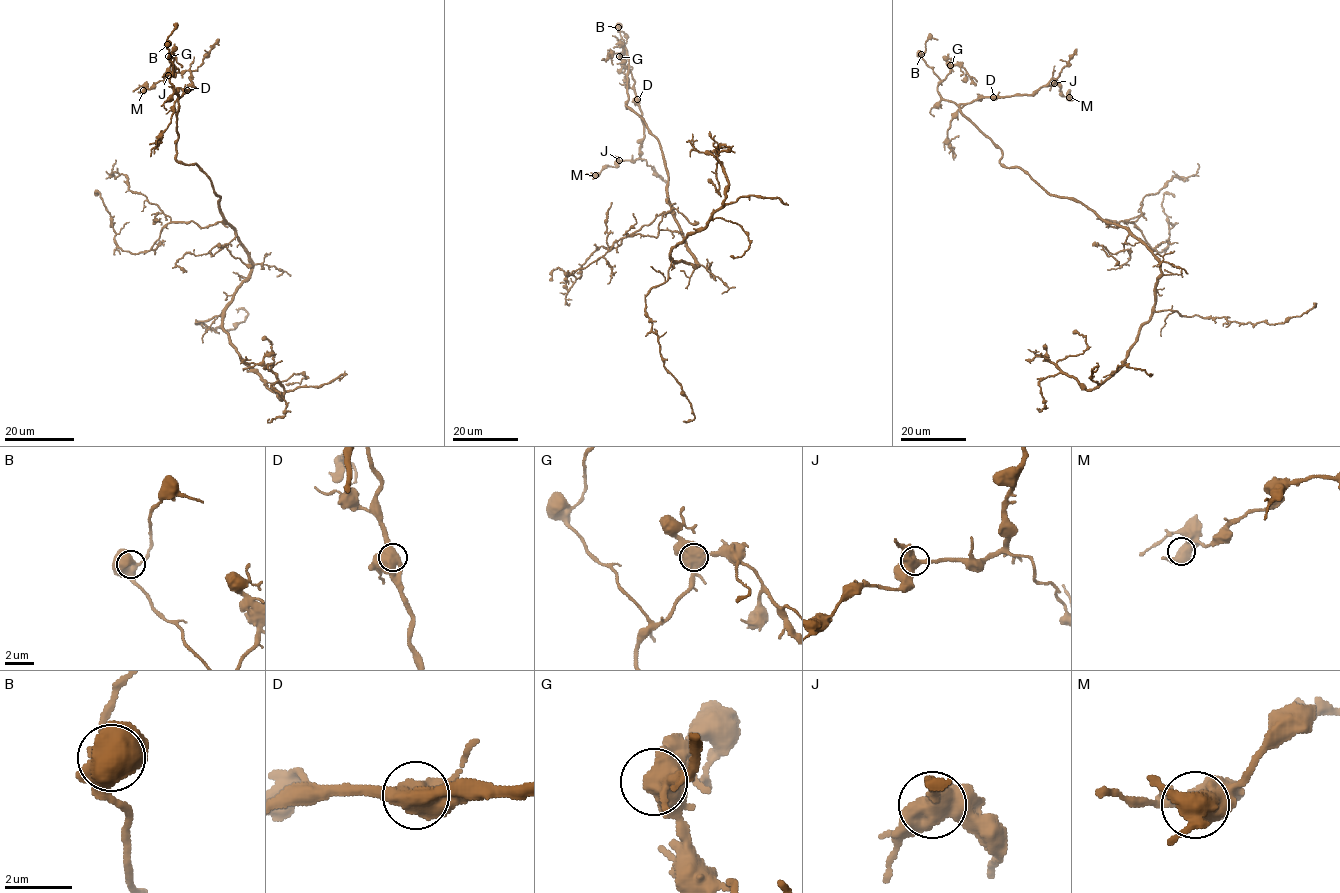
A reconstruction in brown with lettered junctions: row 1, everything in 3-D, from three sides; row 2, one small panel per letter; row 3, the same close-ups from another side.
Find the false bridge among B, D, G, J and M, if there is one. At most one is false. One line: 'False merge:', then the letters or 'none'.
False merge: none

